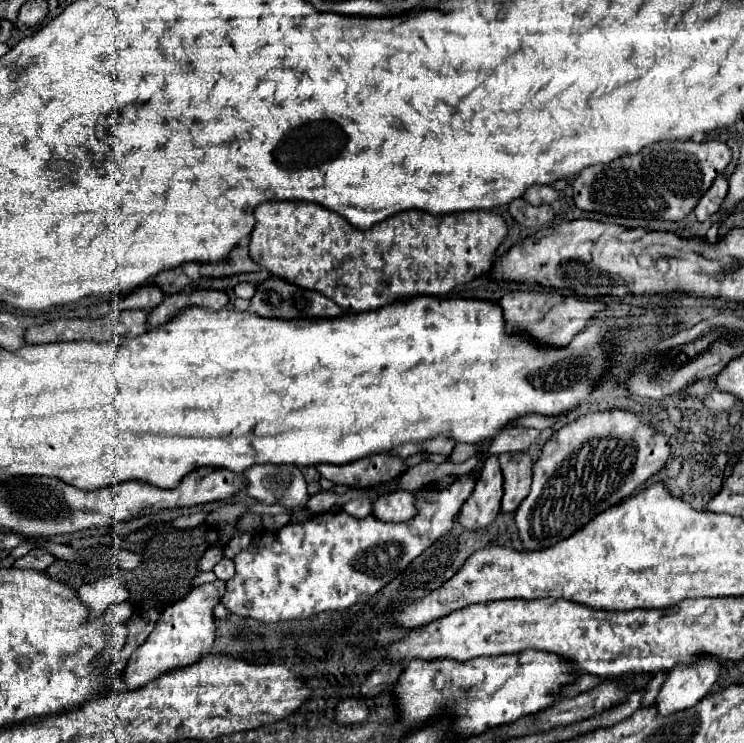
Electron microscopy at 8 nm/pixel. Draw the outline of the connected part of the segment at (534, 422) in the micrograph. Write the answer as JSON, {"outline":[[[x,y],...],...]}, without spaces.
{"outline":[[[528,416],[528,418],[520,418],[516,424],[522,424],[526,428],[538,428],[538,430],[546,430],[550,426],[554,426],[558,422],[558,418],[540,418],[540,416]]]}

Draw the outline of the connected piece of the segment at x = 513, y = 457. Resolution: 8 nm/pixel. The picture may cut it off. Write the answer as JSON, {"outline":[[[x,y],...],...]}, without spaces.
{"outline":[[[512,452],[512,454],[500,454],[500,466],[504,474],[502,512],[510,514],[520,506],[520,502],[530,492],[534,462],[526,452]]]}

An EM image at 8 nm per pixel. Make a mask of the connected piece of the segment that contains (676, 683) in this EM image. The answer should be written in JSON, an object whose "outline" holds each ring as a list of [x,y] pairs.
{"outline":[[[696,658],[692,666],[674,666],[656,696],[656,708],[660,714],[672,714],[700,702],[712,688],[720,674],[720,662],[716,658]]]}

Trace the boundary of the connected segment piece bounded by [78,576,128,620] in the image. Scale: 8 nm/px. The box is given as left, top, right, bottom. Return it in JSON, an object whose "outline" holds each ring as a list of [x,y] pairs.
{"outline":[[[107,576],[102,580],[92,582],[92,584],[84,584],[78,590],[78,598],[90,610],[88,620],[96,620],[100,614],[104,614],[104,610],[108,606],[124,602],[128,598],[128,590],[118,580],[112,580],[110,576]]]}

